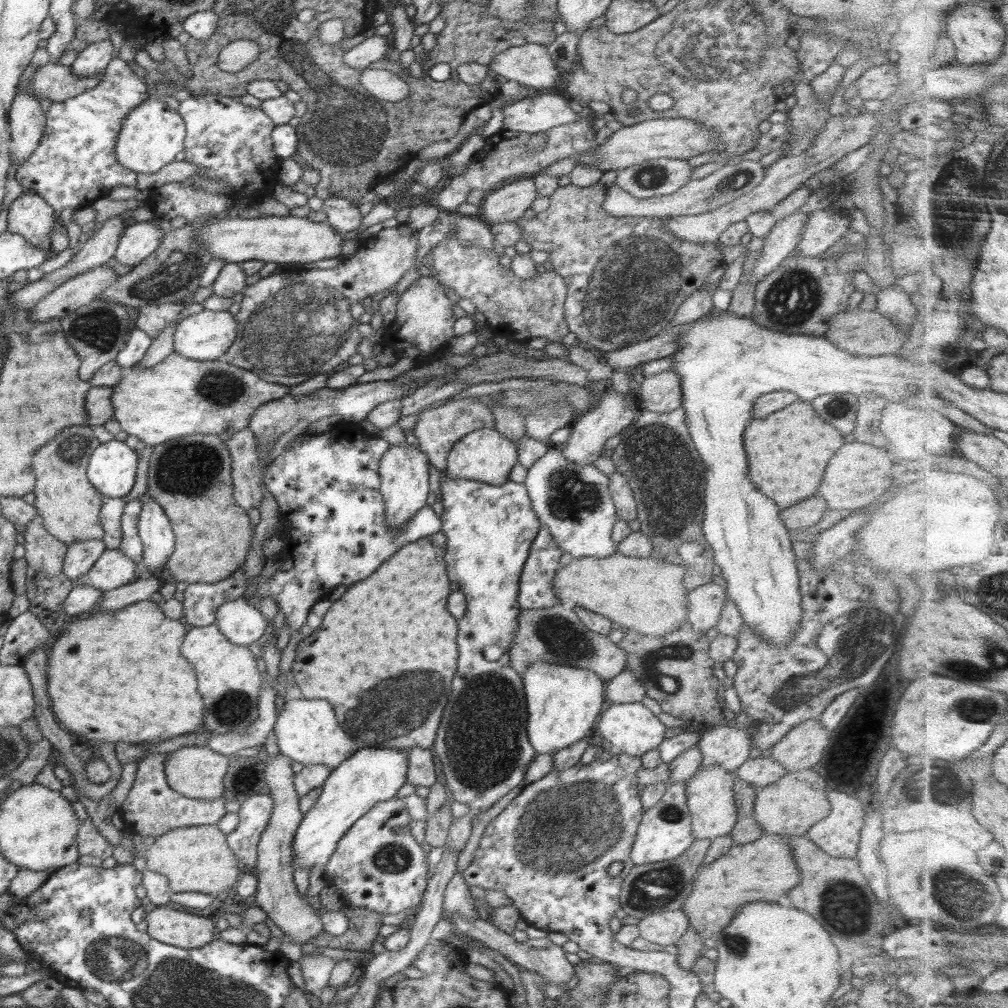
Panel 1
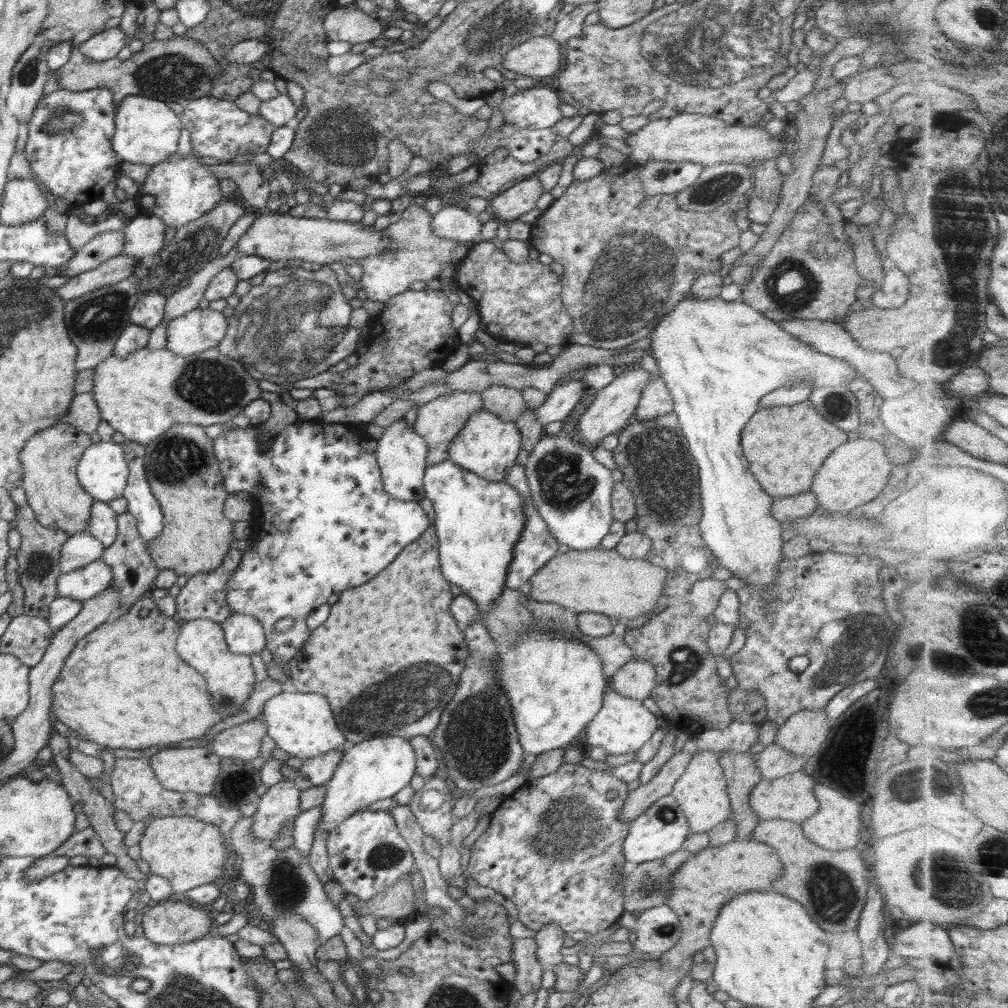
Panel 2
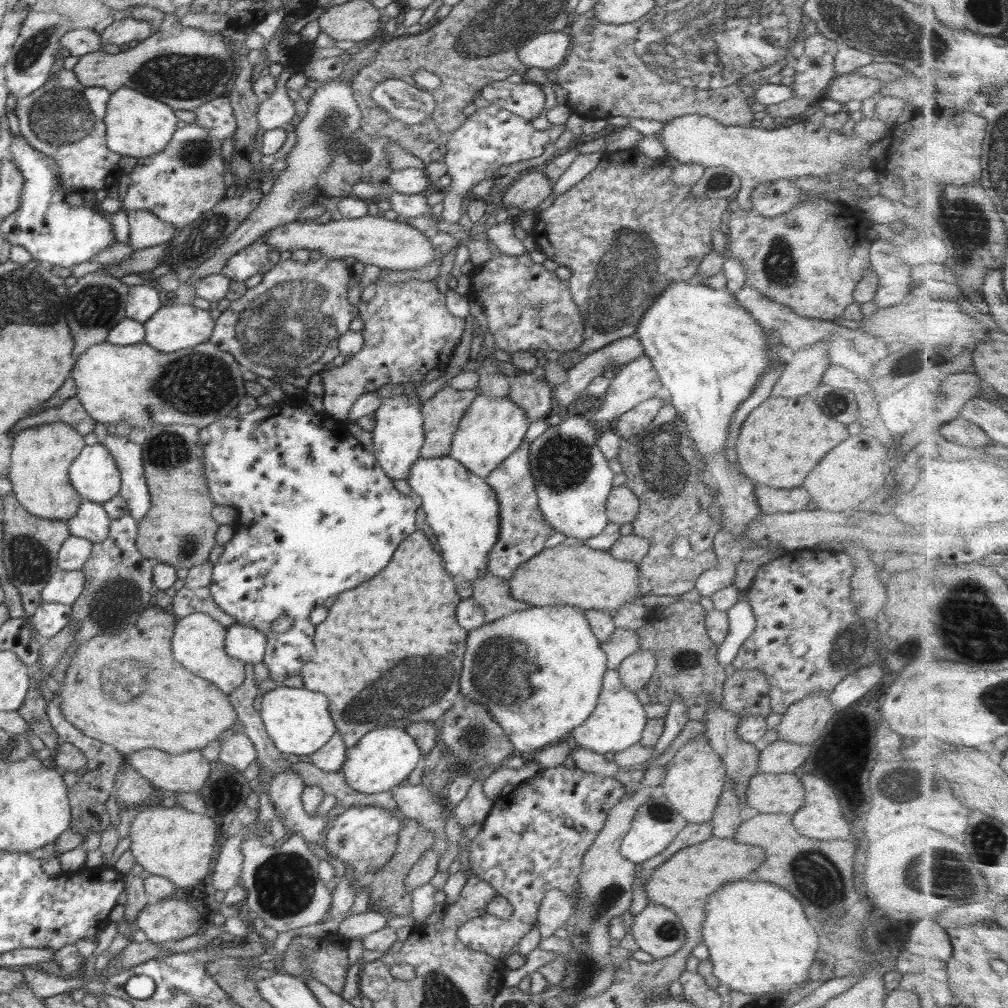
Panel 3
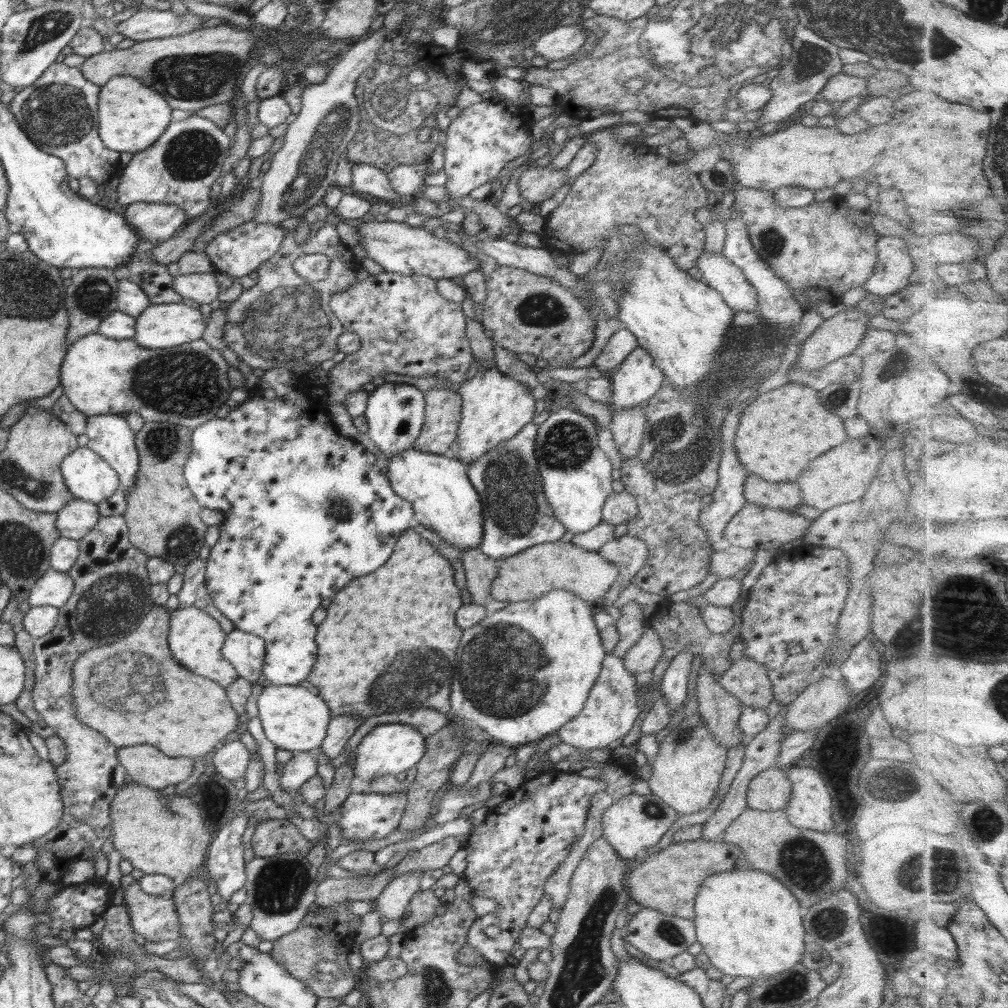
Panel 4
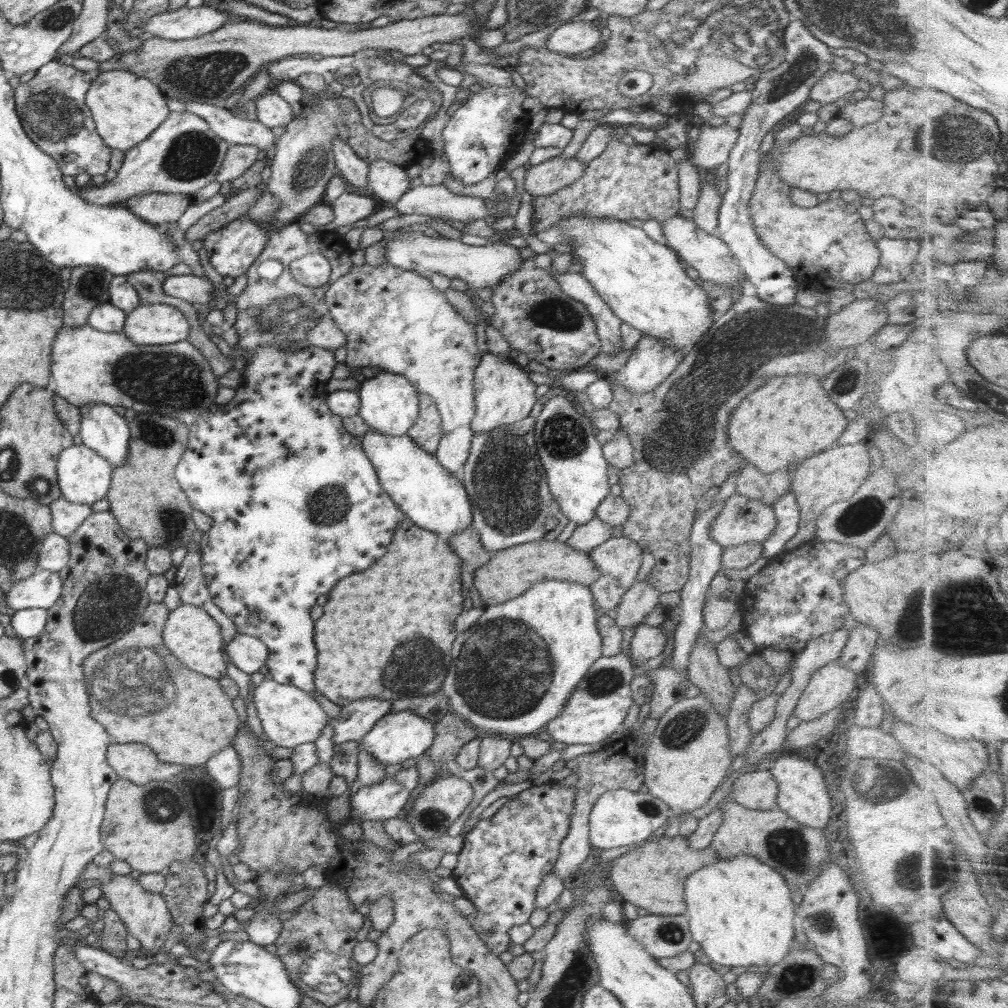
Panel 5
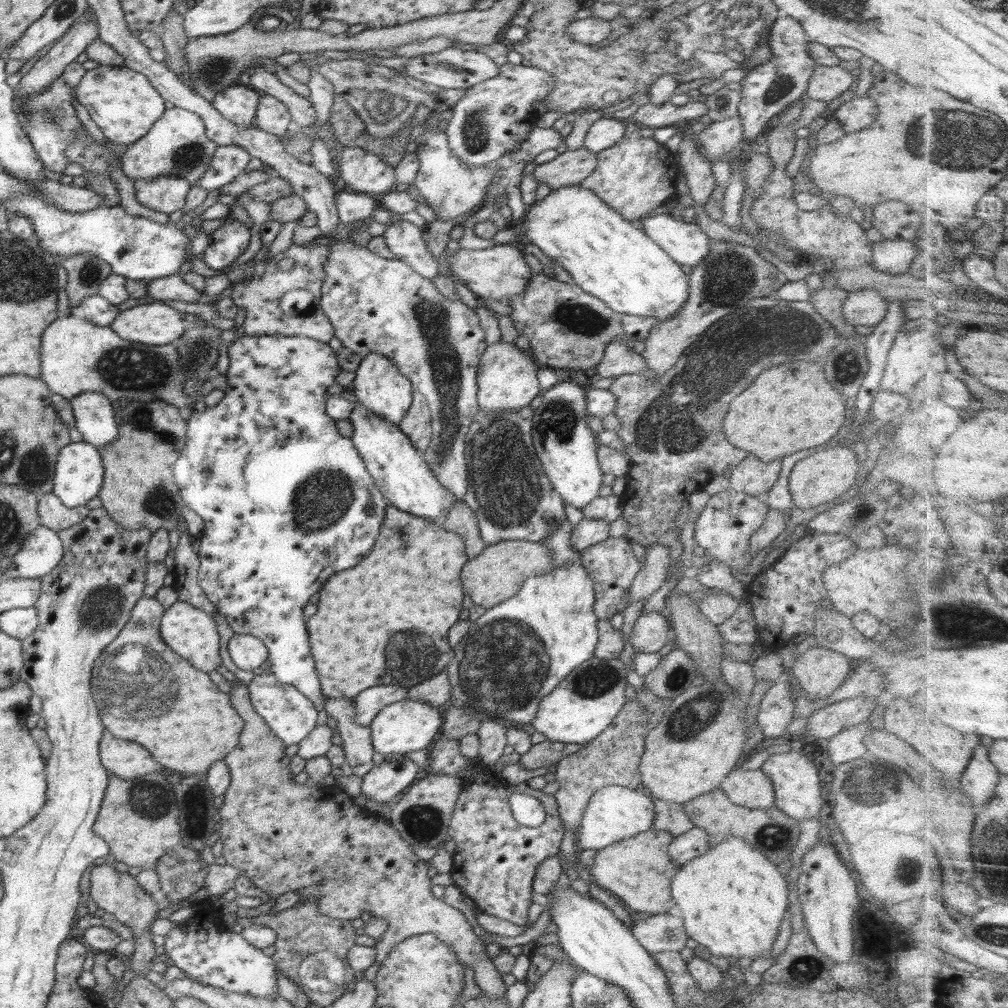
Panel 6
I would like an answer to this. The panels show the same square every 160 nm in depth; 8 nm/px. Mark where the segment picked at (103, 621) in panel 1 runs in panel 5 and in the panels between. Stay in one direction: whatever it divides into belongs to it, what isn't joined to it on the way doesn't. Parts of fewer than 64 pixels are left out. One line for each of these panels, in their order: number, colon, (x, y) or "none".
2: (123, 685)
3: (98, 697)
4: (115, 687)
5: (186, 721)

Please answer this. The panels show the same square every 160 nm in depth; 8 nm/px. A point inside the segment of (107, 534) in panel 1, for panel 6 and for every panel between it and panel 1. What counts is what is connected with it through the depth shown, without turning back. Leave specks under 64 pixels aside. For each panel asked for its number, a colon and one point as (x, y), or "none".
2: (103, 523)
3: (91, 522)
4: (76, 518)
5: (66, 517)
6: (53, 515)

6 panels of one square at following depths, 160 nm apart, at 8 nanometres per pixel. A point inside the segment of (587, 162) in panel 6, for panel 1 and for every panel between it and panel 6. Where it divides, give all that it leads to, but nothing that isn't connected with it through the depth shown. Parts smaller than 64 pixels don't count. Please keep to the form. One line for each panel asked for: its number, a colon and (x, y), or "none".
1: (508, 203)
2: (521, 197)
3: (532, 188)
4: (536, 184)
5: (544, 179)

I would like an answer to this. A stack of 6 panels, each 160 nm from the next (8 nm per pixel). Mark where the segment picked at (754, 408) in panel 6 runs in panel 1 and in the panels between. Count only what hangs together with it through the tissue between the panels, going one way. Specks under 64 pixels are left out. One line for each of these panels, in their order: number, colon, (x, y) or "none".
1: (788, 451)
2: (796, 437)
3: (794, 433)
4: (783, 430)
5: (788, 419)

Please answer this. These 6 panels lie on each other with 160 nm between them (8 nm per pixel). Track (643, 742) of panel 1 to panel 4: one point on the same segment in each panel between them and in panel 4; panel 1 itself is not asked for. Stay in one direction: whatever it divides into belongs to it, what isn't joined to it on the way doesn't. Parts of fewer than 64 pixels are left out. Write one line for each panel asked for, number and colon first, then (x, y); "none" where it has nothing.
2: (622, 725)
3: (617, 722)
4: (611, 709)

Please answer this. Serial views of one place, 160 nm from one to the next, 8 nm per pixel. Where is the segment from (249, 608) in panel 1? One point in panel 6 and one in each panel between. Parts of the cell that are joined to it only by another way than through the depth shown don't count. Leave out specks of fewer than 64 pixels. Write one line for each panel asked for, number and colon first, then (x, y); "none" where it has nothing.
2: (244, 635)
3: (244, 643)
4: (245, 652)
5: (248, 653)
6: (248, 652)

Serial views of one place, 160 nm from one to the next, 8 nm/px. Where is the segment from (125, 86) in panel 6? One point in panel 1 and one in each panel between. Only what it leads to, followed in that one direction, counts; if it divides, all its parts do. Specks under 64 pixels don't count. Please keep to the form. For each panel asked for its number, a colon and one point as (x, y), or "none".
1: (152, 134)
2: (147, 131)
3: (136, 125)
4: (132, 116)
5: (126, 108)

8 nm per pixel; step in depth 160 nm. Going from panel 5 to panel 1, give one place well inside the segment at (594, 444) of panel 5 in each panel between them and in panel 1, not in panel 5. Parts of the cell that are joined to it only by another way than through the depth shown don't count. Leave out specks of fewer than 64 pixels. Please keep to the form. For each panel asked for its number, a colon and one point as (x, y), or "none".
1: (573, 501)
2: (571, 491)
3: (572, 479)
4: (576, 474)

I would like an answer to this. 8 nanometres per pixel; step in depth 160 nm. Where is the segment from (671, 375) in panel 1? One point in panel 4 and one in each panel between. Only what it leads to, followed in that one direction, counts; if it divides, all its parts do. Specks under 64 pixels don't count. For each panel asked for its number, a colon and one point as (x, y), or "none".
2: (656, 400)
3: (628, 425)
4: (627, 426)

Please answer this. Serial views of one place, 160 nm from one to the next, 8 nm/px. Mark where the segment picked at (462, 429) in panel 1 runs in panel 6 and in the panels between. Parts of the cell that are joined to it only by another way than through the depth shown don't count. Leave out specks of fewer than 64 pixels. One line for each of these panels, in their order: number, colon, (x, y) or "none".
2: (440, 420)
3: (442, 413)
4: (443, 407)
5: (426, 432)
6: (416, 423)

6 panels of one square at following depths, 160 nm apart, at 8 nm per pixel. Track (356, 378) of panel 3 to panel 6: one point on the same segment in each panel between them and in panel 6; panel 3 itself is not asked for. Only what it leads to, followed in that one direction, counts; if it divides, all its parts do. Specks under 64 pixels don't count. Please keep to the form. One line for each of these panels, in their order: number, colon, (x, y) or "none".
4: (406, 327)
5: (394, 320)
6: (376, 305)

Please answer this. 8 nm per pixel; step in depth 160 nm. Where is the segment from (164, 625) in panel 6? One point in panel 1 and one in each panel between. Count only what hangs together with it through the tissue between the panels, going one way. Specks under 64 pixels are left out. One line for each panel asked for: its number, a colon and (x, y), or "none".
1: (229, 682)
2: (201, 643)
3: (198, 643)
4: (195, 639)
5: (190, 634)

